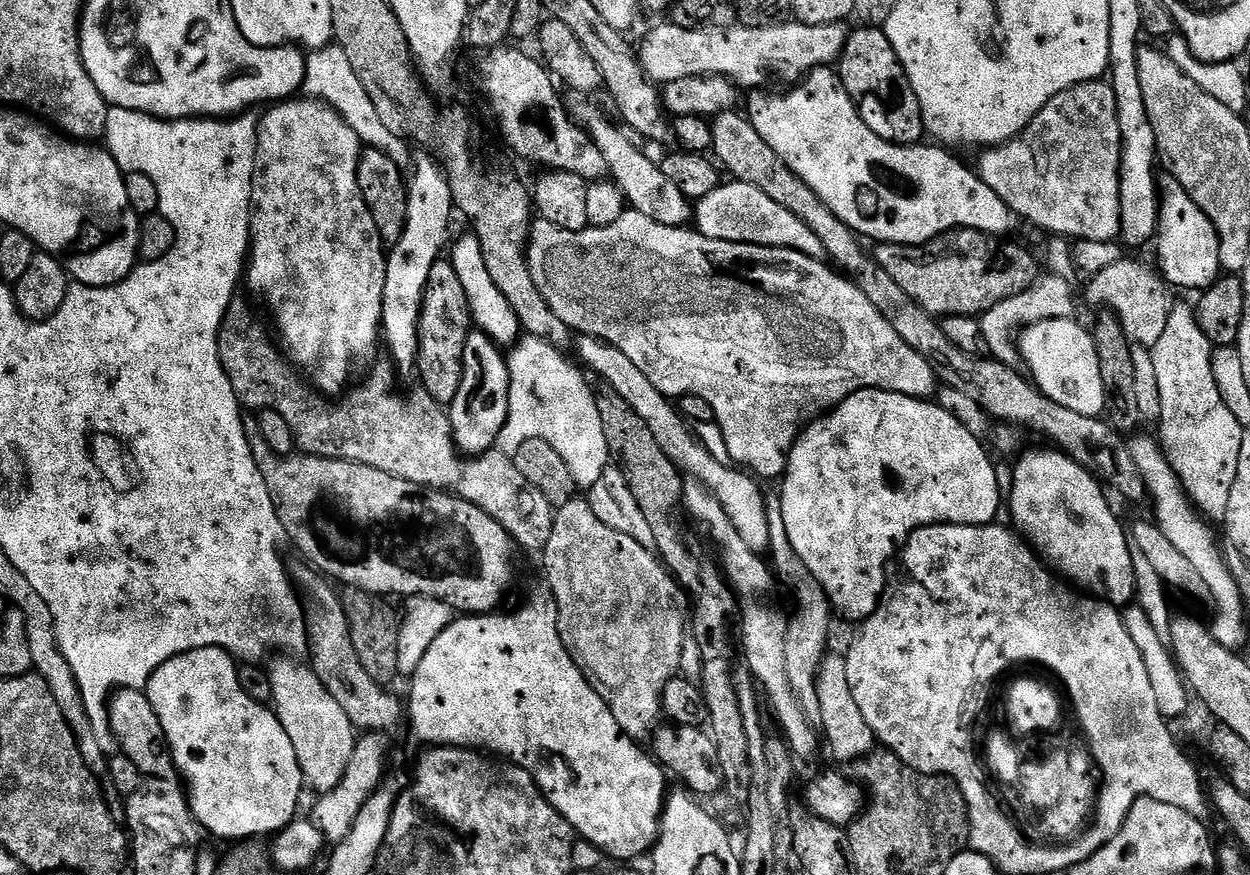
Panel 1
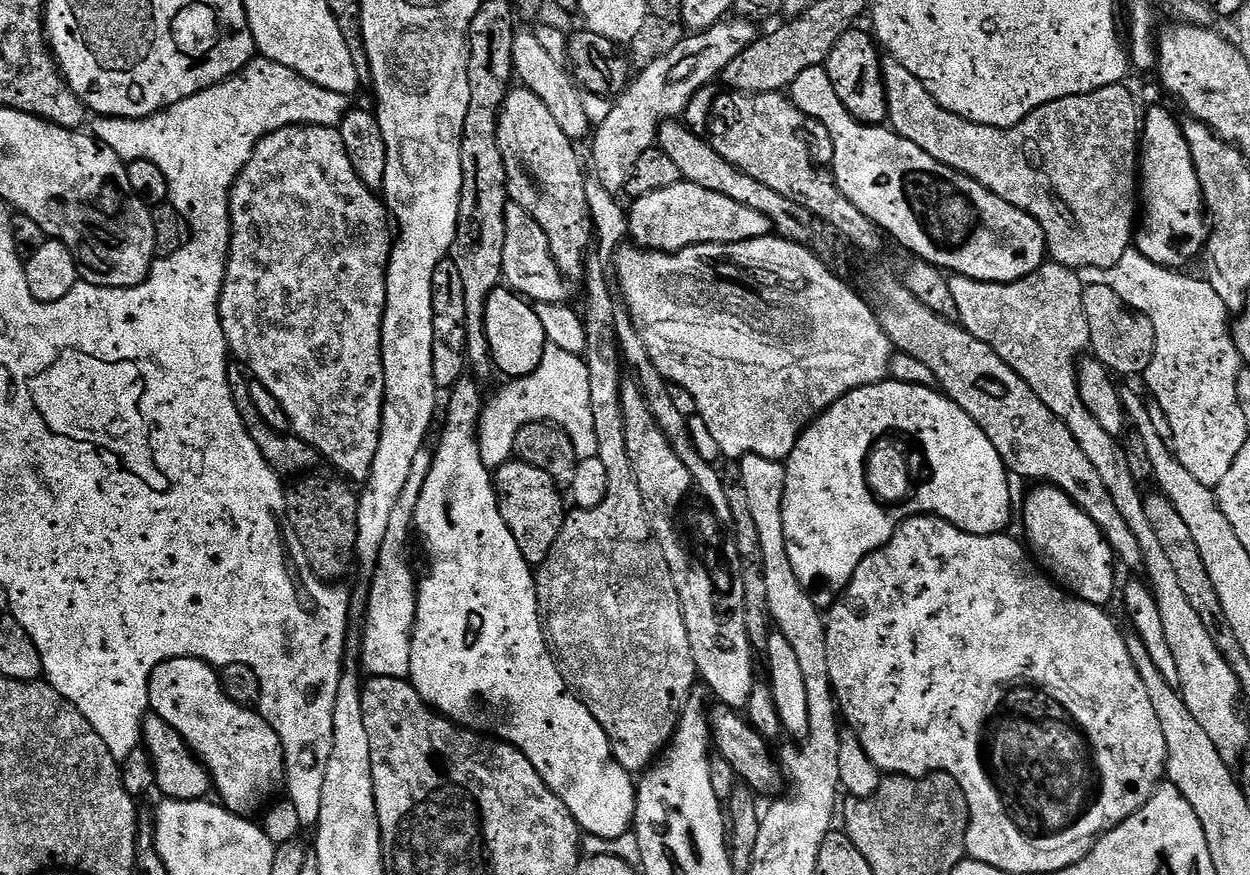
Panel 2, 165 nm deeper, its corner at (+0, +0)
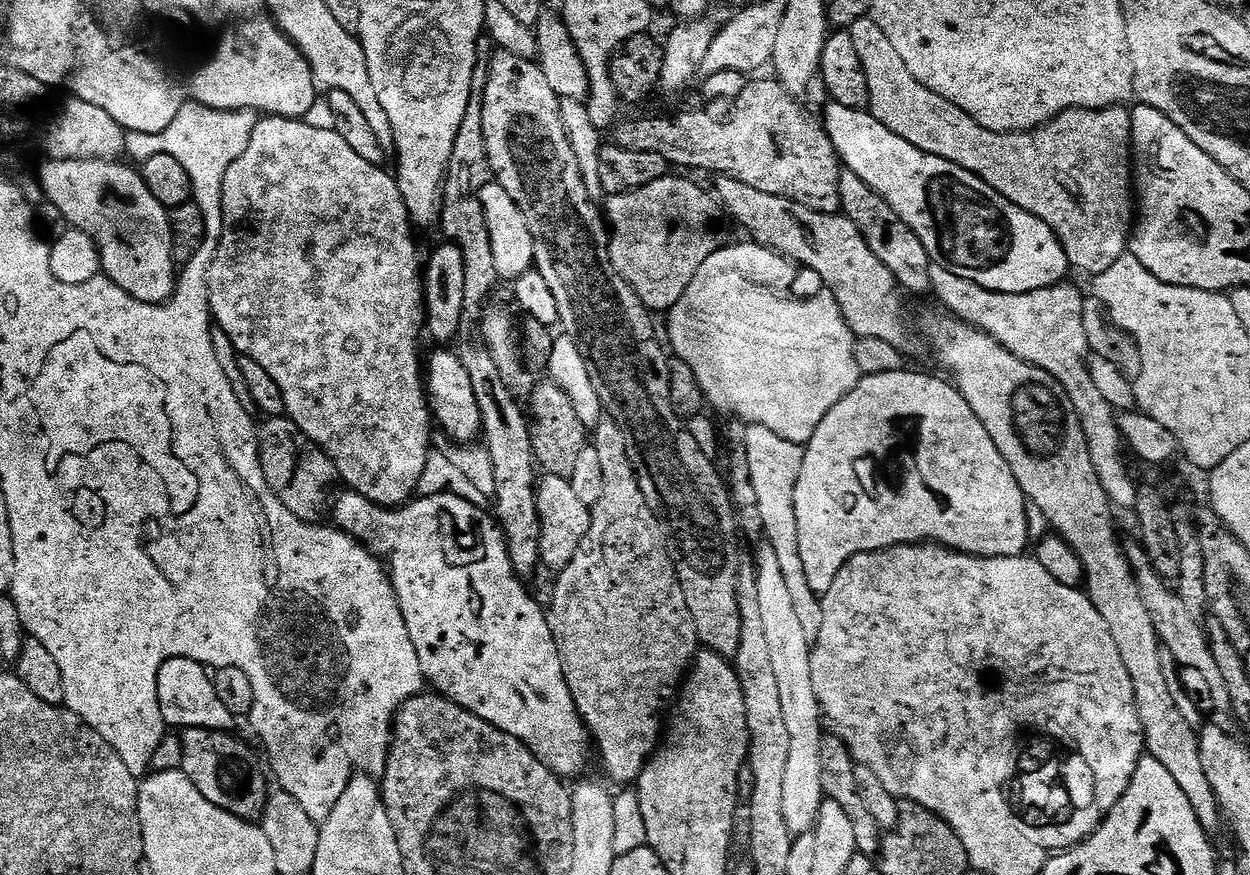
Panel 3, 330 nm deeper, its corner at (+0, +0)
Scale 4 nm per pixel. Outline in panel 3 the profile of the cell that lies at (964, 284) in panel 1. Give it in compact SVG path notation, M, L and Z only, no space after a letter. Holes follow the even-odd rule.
M752 78L745 83L744 95L739 101L740 109L729 118L728 124L715 120L708 112L680 112L672 117L644 116L641 120L621 119L614 128L614 142L619 148L626 150L646 150L650 154L662 154L669 166L676 167L677 164L680 168L697 168L700 172L738 178L738 182L746 182L746 186L754 186L754 190L785 196L798 206L806 206L815 212L839 213L841 206L838 182L842 165L834 142L830 142L828 131L817 117L815 120L796 101L799 99L793 93L780 85L779 80L756 79L760 78Z

